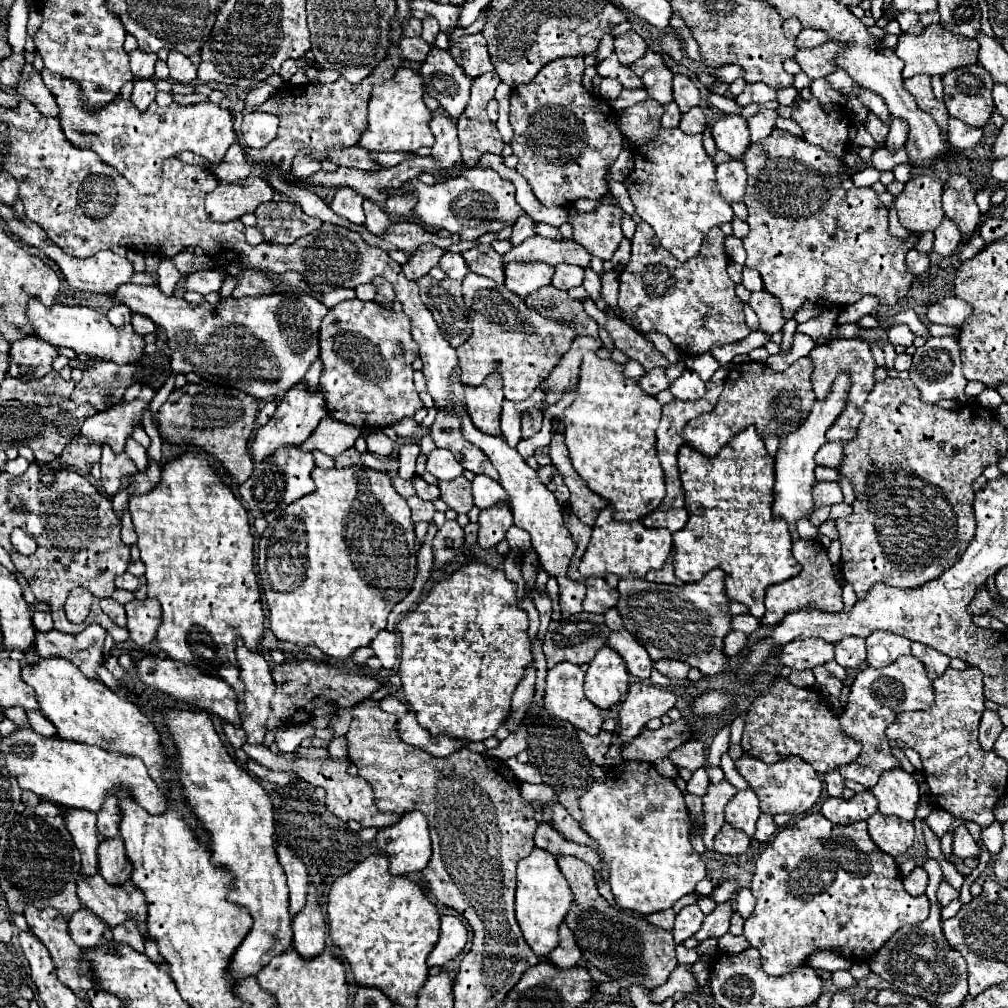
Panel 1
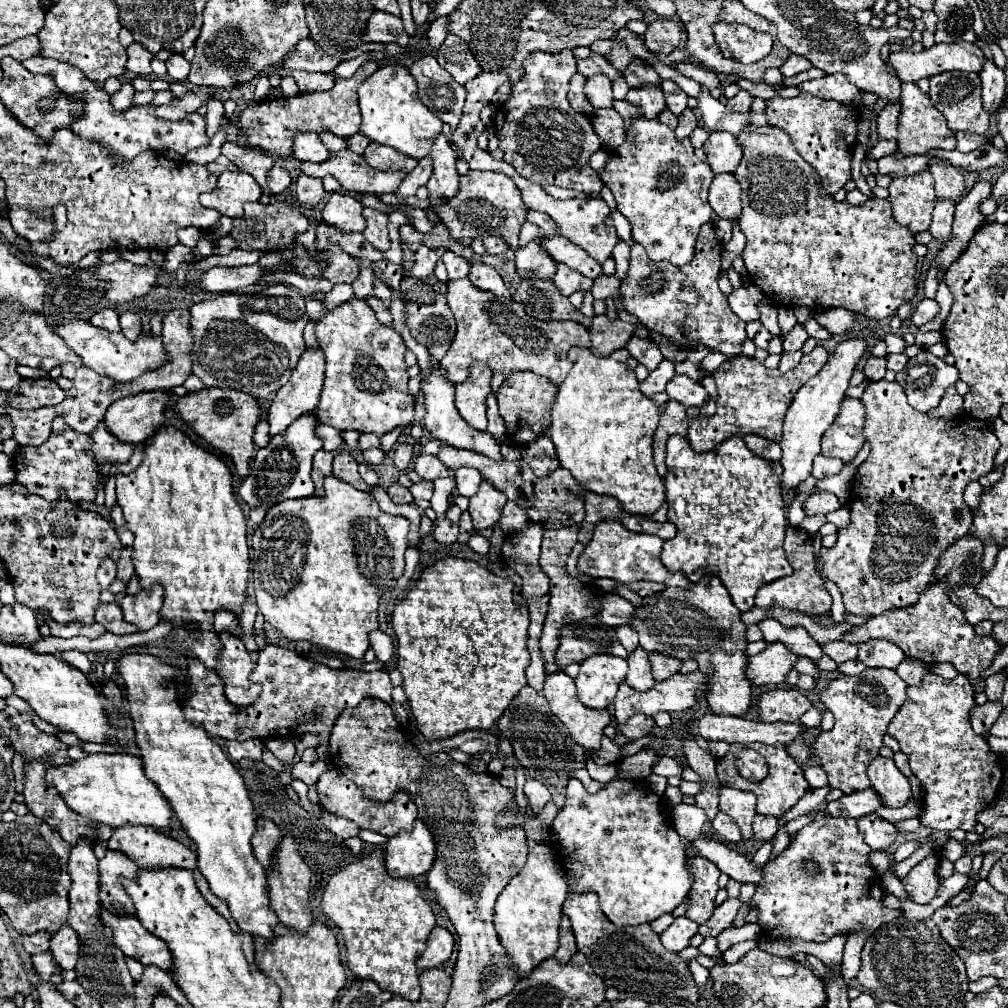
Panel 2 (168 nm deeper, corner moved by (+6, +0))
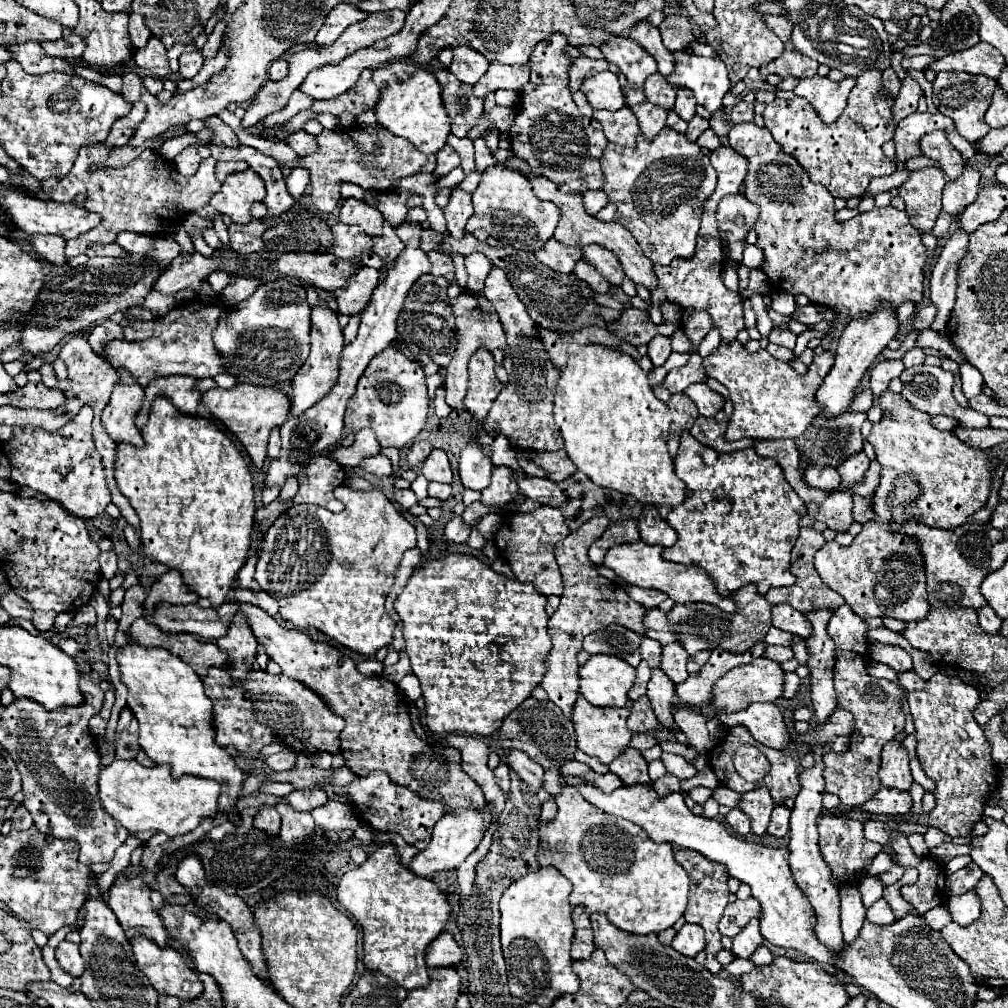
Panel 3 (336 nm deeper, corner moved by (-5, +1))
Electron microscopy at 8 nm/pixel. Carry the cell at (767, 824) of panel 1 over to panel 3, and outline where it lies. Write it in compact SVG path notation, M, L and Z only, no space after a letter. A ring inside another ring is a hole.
M777 805L771 813L771 823L767 833L771 833L773 837L785 837L789 833L789 815L791 809L787 809L785 805Z

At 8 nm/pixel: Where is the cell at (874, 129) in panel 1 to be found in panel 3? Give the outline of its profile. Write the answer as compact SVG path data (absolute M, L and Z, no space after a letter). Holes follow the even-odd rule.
M920 155L919 157L911 158L904 164L905 164L906 168L909 169L910 171L914 171L917 169L922 169L922 168L930 167L930 166L939 167L937 162L925 157L924 155Z

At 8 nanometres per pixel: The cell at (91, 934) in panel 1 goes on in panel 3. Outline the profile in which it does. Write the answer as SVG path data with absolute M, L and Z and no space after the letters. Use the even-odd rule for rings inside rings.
M61 941L59 943L59 947L57 947L57 961L59 961L59 965L67 973L71 973L75 977L79 977L83 973L83 969L85 969L83 957L79 953L79 945L71 943L71 941Z

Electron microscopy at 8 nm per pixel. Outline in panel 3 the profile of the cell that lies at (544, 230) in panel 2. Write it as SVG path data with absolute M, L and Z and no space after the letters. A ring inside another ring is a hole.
M567 195L567 197L561 197L557 201L559 209L561 209L561 217L559 217L559 223L557 223L557 229L555 229L555 239L563 245L575 245L575 247L581 247L581 245L589 245L589 243L597 243L597 245L603 245L607 247L609 251L613 251L621 265L625 267L625 275L633 281L633 283L639 283L647 289L655 287L655 275L653 275L653 263L647 261L647 257L643 257L643 251L639 249L639 245L635 245L635 237L631 237L631 233L627 233L627 229L623 229L619 223L603 223L595 217L591 217L585 207L583 207L583 199L579 199L577 195Z

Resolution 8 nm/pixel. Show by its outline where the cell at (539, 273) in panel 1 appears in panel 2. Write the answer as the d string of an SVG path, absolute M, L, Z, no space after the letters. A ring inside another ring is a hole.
M530 242L516 250L516 268L520 270L520 274L526 274L532 270L540 274L540 278L554 278L556 274L556 262L536 242Z

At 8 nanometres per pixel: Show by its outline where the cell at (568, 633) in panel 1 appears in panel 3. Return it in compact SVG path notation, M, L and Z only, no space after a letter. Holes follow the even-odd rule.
M607 625L605 629L599 629L587 635L583 639L583 649L591 655L597 655L597 653L615 655L627 661L629 665L637 667L641 661L639 641L641 637L631 629L623 629L621 625Z

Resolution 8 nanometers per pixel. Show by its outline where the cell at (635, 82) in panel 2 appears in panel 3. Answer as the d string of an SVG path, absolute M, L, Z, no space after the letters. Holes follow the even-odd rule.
M653 73L645 81L645 97L647 97L647 101L651 101L655 105L661 105L665 109L673 109L675 93L677 93L675 87L667 85L667 79L661 73Z

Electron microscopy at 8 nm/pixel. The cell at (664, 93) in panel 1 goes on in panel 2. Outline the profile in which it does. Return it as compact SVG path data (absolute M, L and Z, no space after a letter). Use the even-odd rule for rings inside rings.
M642 86L640 90L630 90L624 100L638 106L640 114L648 120L658 118L658 114L666 108L666 98L660 86Z

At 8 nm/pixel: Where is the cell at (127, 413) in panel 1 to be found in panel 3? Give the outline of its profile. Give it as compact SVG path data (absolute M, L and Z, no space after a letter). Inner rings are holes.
M171 375L171 377L163 377L163 379L157 379L157 381L151 381L145 387L143 407L139 409L139 413L135 417L137 429L141 429L147 423L151 405L153 405L153 401L157 397L167 397L185 415L195 415L197 413L197 405L201 401L201 393L195 387L195 377Z

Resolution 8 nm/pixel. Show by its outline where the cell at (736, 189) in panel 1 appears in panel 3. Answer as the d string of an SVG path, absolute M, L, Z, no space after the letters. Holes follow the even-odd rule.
M743 193L727 195L719 201L717 221L723 245L727 249L727 265L739 265L745 247L745 235L757 219L759 207Z

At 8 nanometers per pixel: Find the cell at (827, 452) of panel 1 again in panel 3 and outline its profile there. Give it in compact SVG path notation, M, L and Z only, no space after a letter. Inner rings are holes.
M809 465L805 469L805 483L819 489L835 489L841 481L839 481L839 471L835 467Z

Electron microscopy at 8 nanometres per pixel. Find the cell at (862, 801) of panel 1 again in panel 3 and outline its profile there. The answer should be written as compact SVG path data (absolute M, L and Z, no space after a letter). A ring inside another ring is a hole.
M881 787L869 801L865 801L859 809L875 815L907 815L911 809L911 795L907 791Z

